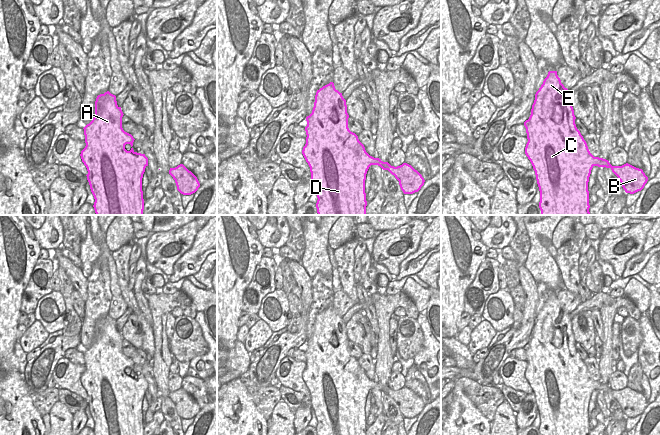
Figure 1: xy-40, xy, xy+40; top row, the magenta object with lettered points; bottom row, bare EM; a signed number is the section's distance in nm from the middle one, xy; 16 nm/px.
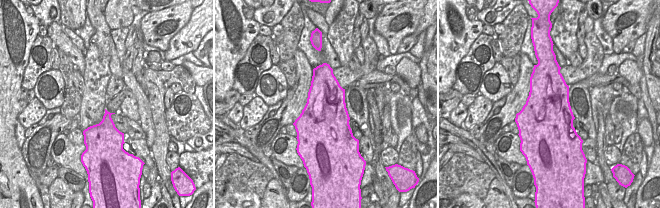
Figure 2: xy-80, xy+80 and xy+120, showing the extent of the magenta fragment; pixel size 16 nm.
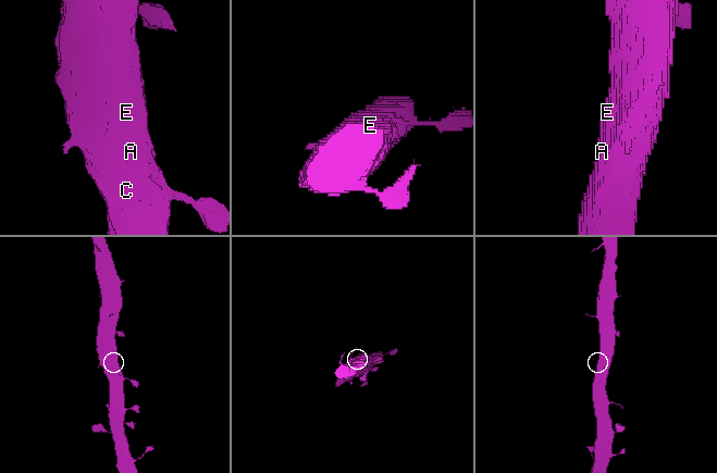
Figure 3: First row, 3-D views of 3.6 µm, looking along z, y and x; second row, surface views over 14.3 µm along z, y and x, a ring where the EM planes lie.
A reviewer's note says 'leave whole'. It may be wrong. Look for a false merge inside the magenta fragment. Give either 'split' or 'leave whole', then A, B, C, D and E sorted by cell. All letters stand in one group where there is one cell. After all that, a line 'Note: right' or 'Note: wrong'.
leave whole; groups A B C D E
Note: right

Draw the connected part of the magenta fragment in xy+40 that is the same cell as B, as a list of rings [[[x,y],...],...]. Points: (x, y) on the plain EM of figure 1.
[[[549,295],[535,318],[531,339],[524,346],[528,363],[525,378],[535,395],[541,435],[589,435],[588,406],[594,390],[610,392],[626,417],[641,415],[648,405],[642,393],[628,387],[612,390],[608,384],[594,381],[577,353],[575,343],[570,314],[561,307],[557,295]]]

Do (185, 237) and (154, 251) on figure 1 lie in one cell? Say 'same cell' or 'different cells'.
same cell

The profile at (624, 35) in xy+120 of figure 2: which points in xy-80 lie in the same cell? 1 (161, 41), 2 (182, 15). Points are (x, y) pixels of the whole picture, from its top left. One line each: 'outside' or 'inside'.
1: inside
2: inside

